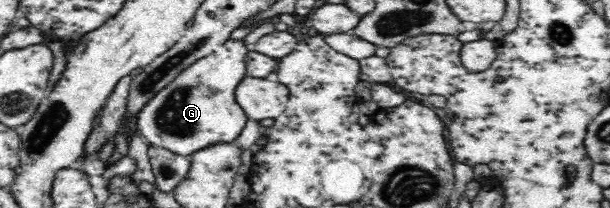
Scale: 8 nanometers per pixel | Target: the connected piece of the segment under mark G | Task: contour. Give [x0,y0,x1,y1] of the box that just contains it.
[135,41,250,156]

